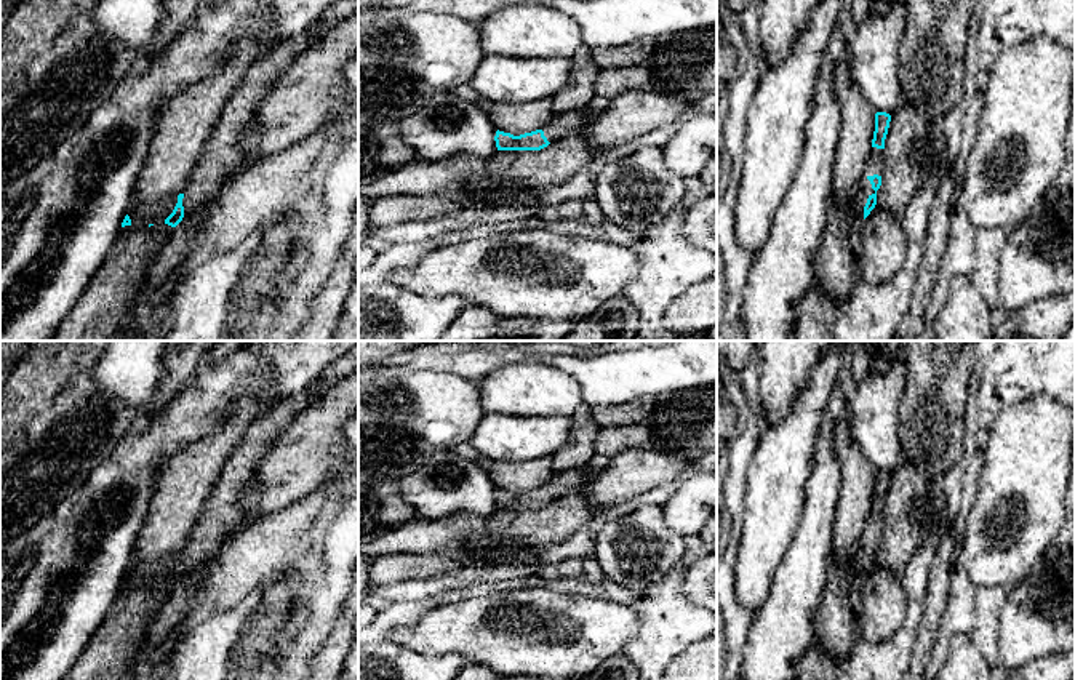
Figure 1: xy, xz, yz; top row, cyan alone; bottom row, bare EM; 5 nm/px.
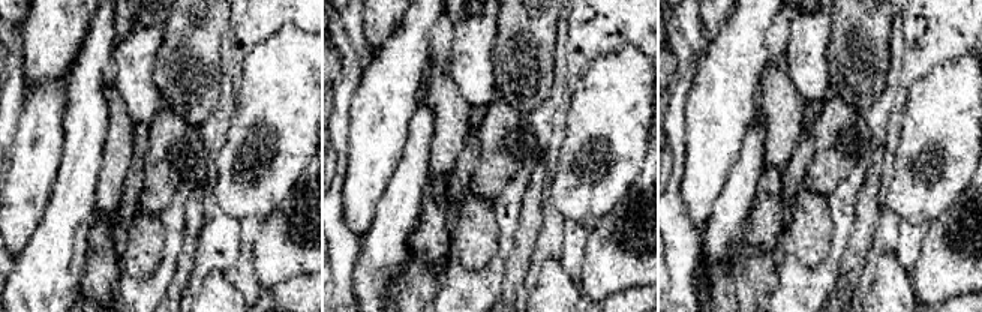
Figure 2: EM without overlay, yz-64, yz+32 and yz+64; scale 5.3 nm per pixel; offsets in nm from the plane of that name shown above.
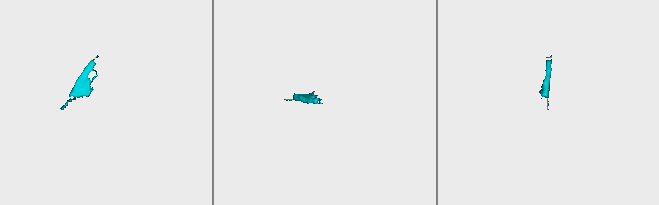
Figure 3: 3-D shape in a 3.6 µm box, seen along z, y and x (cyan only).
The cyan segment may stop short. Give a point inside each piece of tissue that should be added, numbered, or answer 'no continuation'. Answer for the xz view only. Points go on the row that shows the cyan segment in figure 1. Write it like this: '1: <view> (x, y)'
1: xz (562, 125)

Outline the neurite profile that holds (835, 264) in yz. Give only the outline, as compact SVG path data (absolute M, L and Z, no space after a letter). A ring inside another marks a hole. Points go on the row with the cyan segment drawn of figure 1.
M835 194L829 198L827 224L816 258L816 277L824 293L838 306L859 278L857 258L849 242L849 206Z

